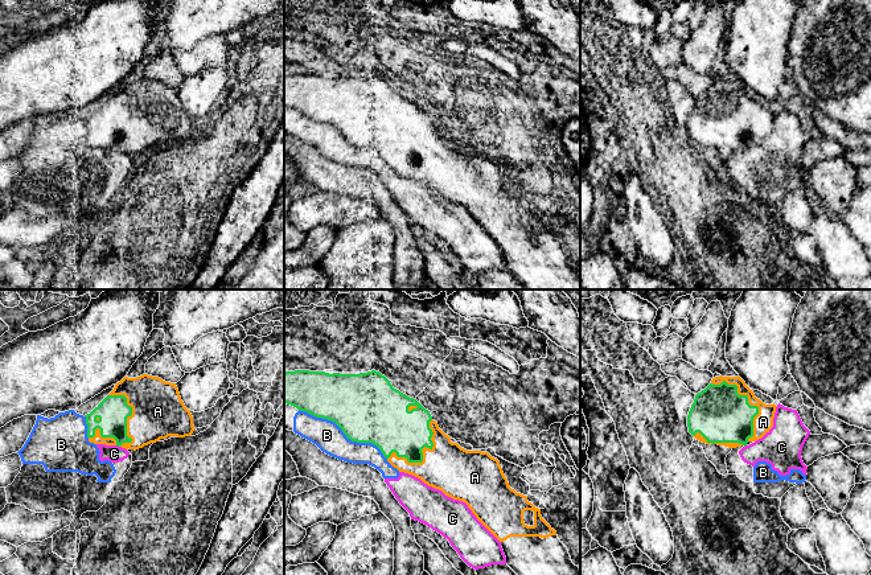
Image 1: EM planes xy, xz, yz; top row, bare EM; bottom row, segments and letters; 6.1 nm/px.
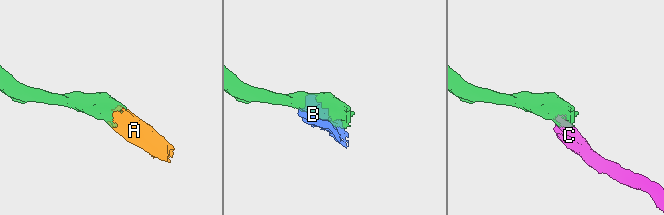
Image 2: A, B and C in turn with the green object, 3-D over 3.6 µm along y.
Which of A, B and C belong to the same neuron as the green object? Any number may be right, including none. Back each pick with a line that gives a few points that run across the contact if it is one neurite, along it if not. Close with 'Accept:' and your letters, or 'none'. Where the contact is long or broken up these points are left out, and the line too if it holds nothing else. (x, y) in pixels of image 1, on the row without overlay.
Accept: A

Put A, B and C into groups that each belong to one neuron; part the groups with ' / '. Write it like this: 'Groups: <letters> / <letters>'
Groups: A / B C

